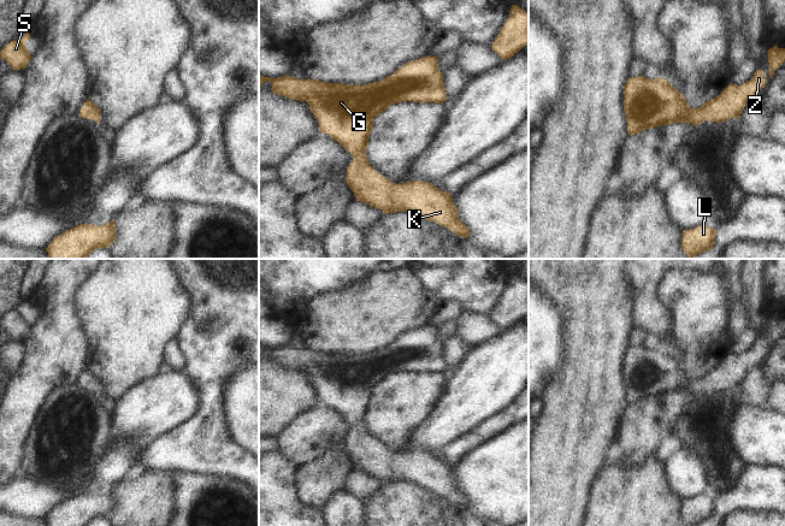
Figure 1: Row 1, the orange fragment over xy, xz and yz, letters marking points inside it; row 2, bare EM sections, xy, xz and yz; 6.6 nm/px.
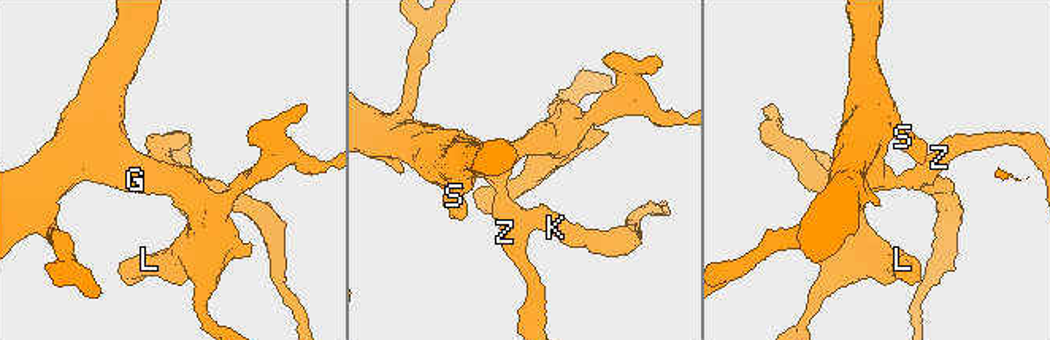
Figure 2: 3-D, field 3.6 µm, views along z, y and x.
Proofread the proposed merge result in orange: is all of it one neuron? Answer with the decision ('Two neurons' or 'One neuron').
One neuron.

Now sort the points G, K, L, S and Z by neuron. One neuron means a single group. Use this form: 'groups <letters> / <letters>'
groups G K L S Z

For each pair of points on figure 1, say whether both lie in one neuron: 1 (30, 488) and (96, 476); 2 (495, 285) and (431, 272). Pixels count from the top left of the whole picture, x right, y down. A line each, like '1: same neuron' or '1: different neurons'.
1: same neuron
2: same neuron

